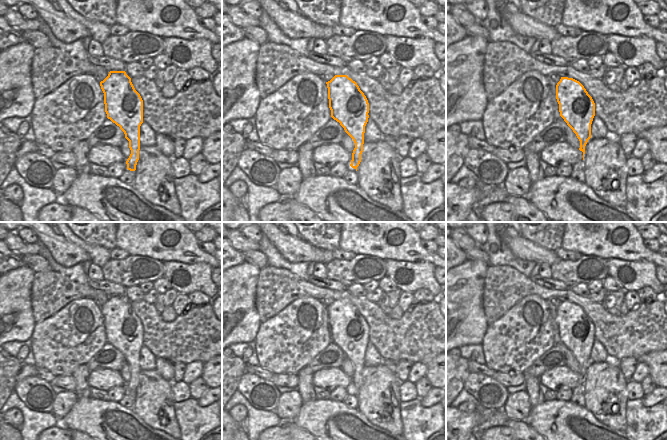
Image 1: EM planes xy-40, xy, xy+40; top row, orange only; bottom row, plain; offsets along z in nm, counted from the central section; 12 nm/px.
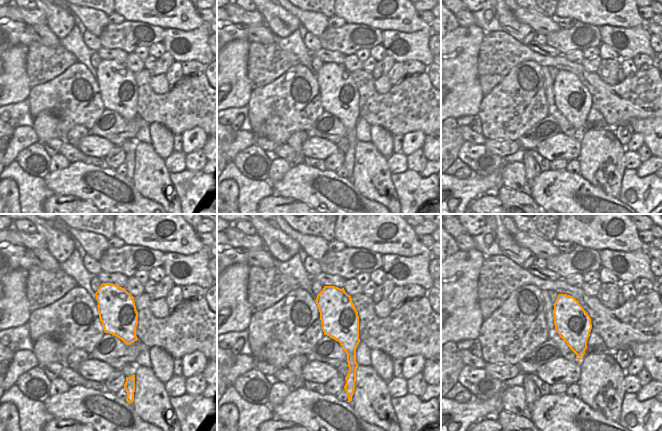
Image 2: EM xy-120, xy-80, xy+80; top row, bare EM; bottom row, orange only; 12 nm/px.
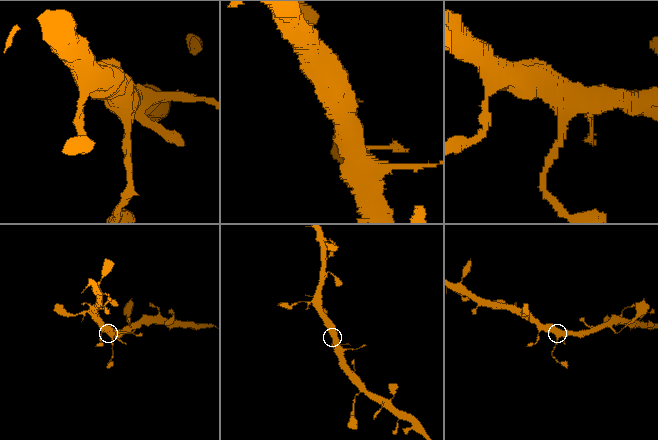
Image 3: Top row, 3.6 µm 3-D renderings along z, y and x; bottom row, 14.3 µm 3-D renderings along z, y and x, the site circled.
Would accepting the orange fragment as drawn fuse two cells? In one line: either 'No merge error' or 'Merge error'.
No merge error.

